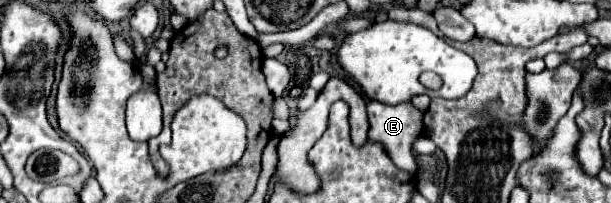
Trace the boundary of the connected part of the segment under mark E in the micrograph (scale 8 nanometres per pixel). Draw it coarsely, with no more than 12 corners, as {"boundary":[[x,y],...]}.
{"boundary":[[367,103],[369,141],[413,175],[411,143],[423,113],[411,103]]}

